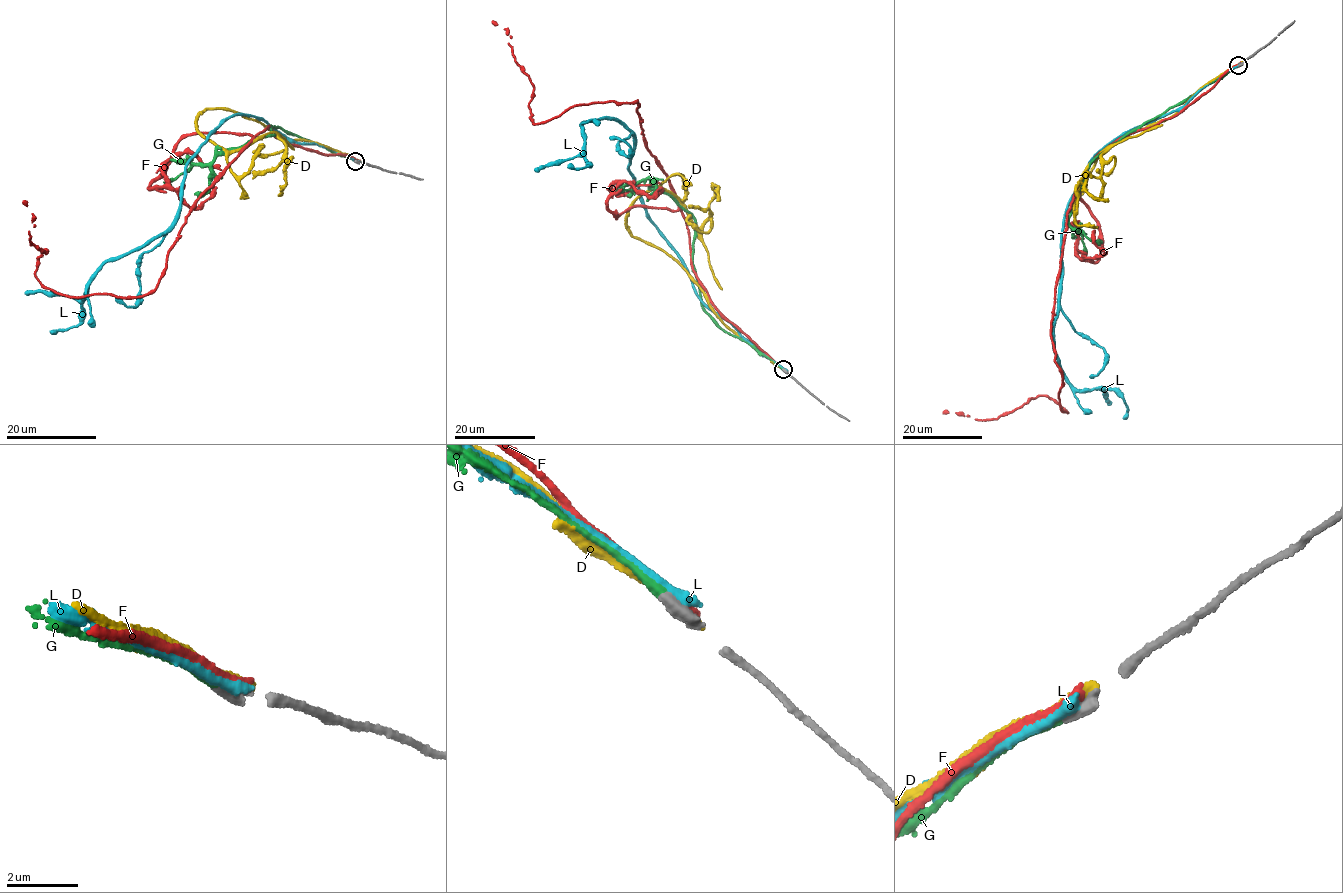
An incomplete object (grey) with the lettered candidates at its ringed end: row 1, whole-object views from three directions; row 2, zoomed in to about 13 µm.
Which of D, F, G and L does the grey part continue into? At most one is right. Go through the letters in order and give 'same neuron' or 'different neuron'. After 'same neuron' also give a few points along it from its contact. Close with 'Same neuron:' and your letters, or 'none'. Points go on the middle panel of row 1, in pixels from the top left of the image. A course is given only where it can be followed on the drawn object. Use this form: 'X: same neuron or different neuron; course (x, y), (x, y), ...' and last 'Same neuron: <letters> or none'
D: different neuron
F: different neuron
G: same neuron; course (784, 369), (720, 329), (705, 312), (693, 268), (696, 226), (689, 213), (649, 177), (634, 189), (617, 189)
L: different neuron
Same neuron: G

